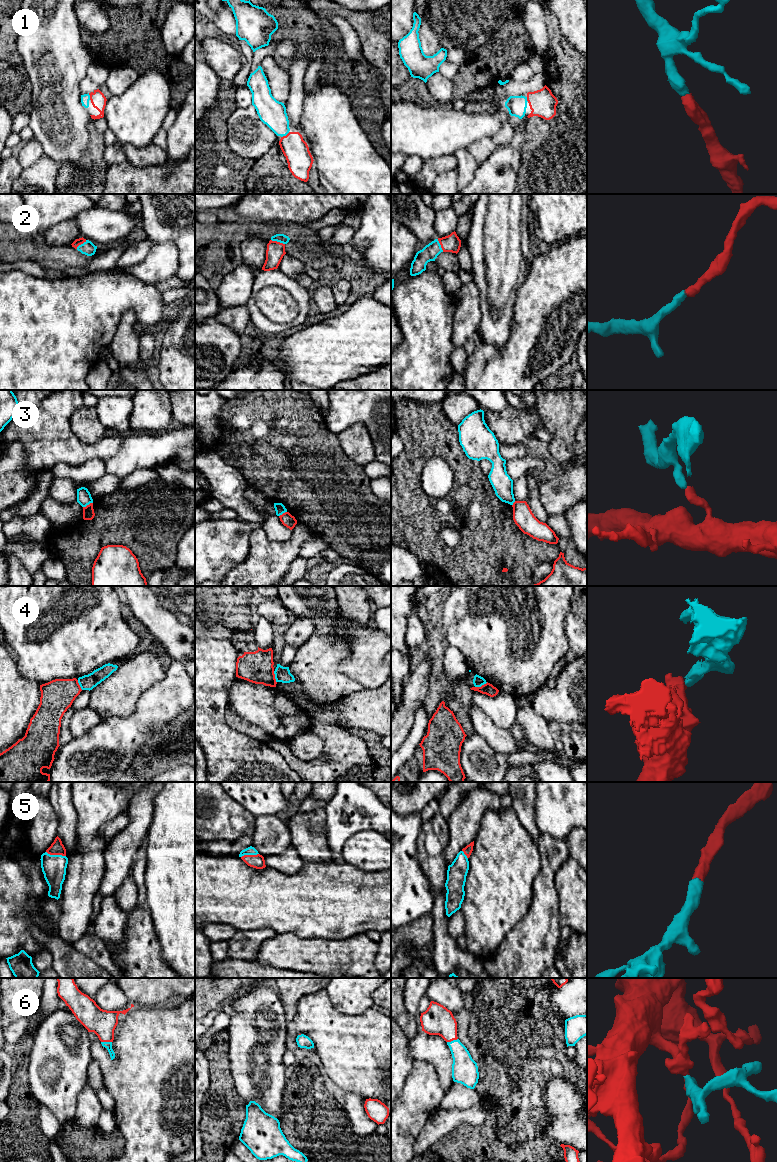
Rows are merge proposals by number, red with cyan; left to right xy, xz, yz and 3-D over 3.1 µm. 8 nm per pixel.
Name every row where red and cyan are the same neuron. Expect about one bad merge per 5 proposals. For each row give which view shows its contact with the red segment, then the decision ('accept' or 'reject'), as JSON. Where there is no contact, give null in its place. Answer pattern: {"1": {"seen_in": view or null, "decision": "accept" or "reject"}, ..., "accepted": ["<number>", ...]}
{"1": {"seen_in": "xz", "decision": "accept"}, "2": {"seen_in": "xz", "decision": "accept"}, "3": {"seen_in": "xy", "decision": "reject"}, "4": {"seen_in": "yz", "decision": "accept"}, "5": {"seen_in": "xy", "decision": "accept"}, "6": {"seen_in": "xy", "decision": "accept"}, "accepted": ["1", "2", "4", "5", "6"]}

